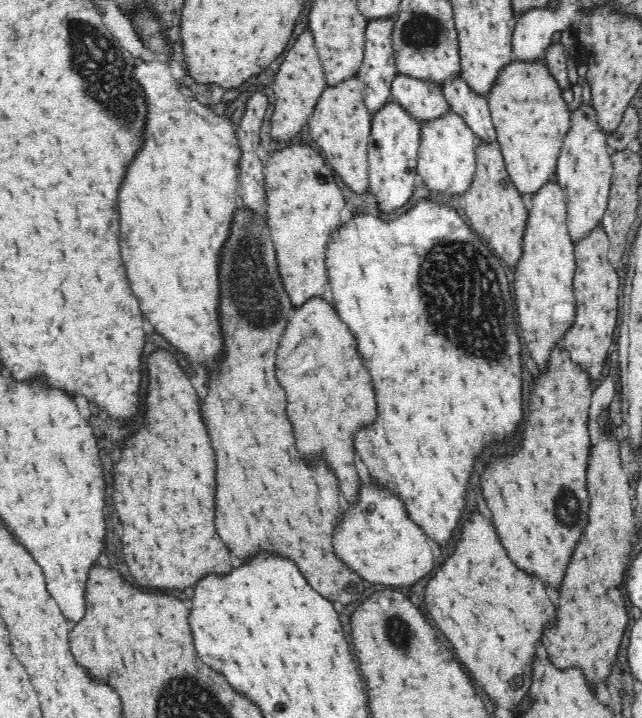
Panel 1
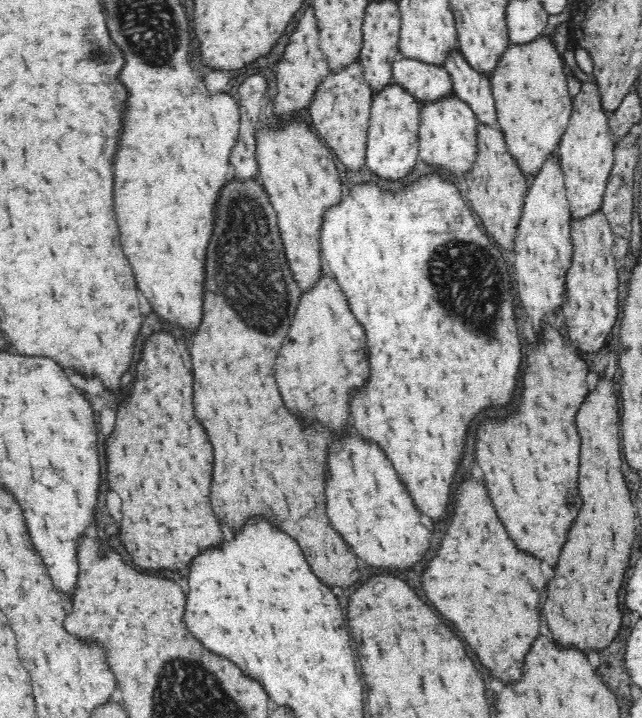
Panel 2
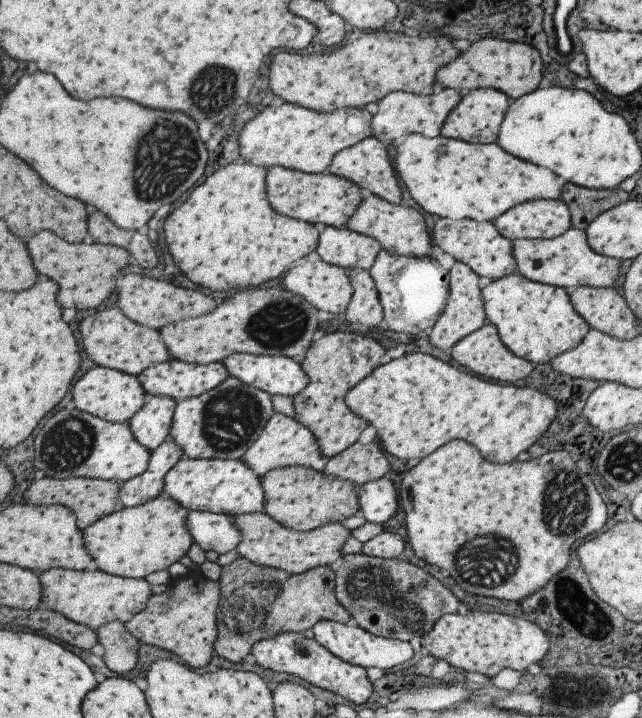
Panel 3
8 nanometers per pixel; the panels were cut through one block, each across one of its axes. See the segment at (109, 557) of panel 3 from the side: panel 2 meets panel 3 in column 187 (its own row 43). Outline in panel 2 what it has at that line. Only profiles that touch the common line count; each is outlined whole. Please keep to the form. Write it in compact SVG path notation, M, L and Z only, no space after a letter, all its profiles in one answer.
M542 34L536 40L526 42L526 44L509 42L508 48L502 52L500 60L496 62L494 70L489 75L492 94L496 100L498 127L504 133L509 152L516 159L520 170L527 176L536 174L540 170L546 156L556 150L556 144L559 144L559 140L568 126L573 110L573 98L570 97L566 85L565 65L556 46L552 44L552 40Z

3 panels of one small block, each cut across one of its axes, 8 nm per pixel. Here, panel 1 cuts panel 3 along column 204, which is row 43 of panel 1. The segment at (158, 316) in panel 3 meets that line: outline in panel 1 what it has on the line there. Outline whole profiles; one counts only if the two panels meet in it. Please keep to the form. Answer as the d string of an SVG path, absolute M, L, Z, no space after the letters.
M304 30L300 36L296 36L294 44L286 50L286 58L280 64L271 85L274 93L274 110L270 116L270 136L278 142L294 138L302 130L326 86L324 67L314 42L310 30Z

